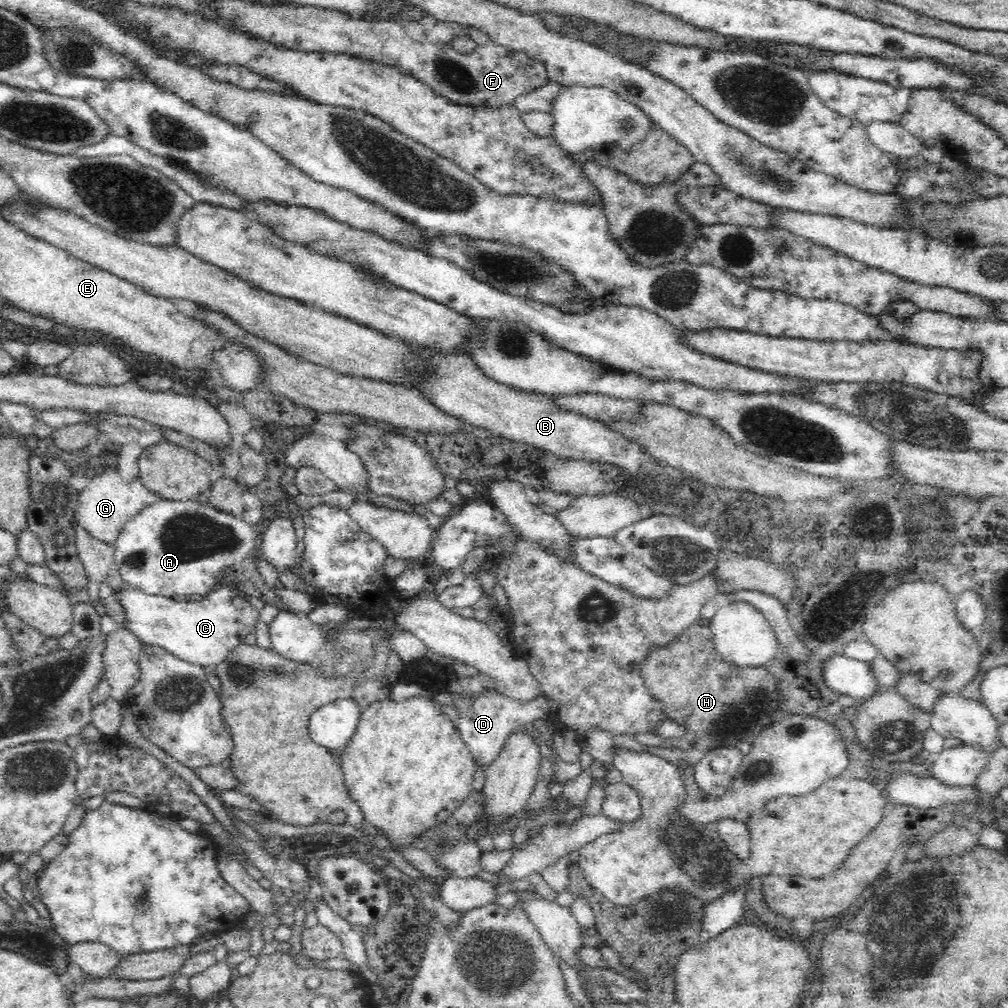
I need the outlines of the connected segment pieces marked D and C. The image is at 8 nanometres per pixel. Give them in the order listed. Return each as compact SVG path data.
M494 690L480 694L452 692L452 698L454 698L453 706L458 710L455 726L474 755L477 764L484 768L488 768L501 755L505 744L509 742L510 735L532 730L532 724L535 721L544 720L548 714L548 704L540 696L522 702Z
M126 587L114 596L124 607L125 628L133 632L143 645L164 648L174 656L210 669L220 664L234 651L246 644L246 636L256 632L260 620L258 608L246 601L241 593L228 593L221 587L210 591L200 602L179 601L174 597L149 595L134 587Z

